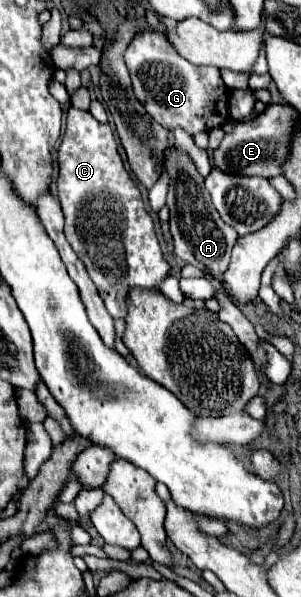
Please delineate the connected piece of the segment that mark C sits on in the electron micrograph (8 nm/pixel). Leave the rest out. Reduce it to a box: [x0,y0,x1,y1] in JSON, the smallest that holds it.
[57,107,171,319]

